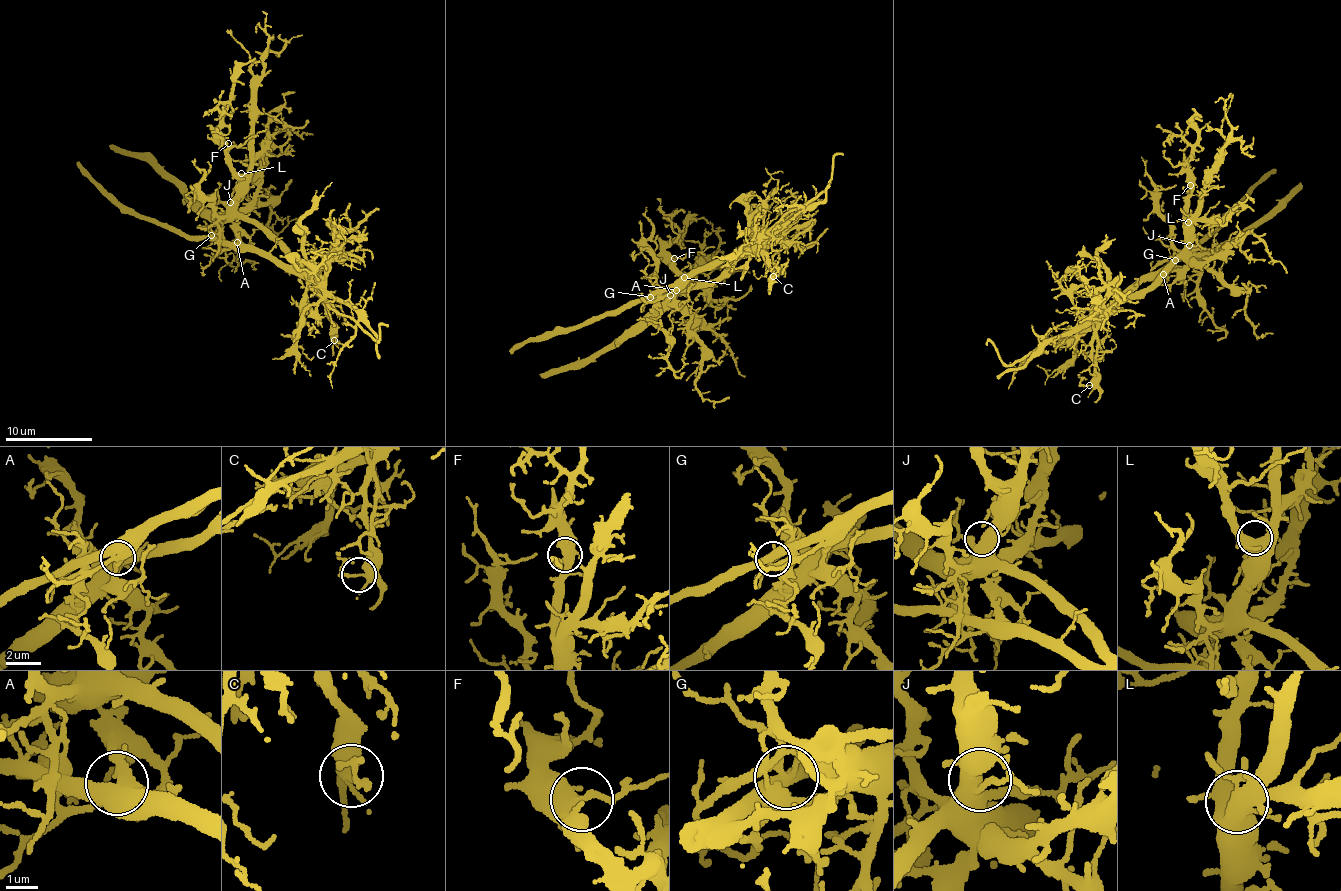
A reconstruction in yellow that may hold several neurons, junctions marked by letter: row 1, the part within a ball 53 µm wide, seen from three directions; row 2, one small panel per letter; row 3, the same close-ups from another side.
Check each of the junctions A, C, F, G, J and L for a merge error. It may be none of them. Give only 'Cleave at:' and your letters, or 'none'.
Cleave at: G

